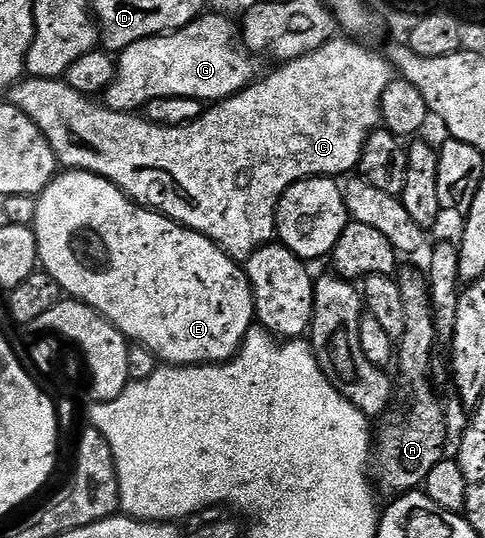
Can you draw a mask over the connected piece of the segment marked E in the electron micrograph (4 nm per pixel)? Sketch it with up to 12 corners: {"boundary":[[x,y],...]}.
{"boundary":[[84,169],[35,198],[69,298],[169,365],[253,328],[205,233]]}

